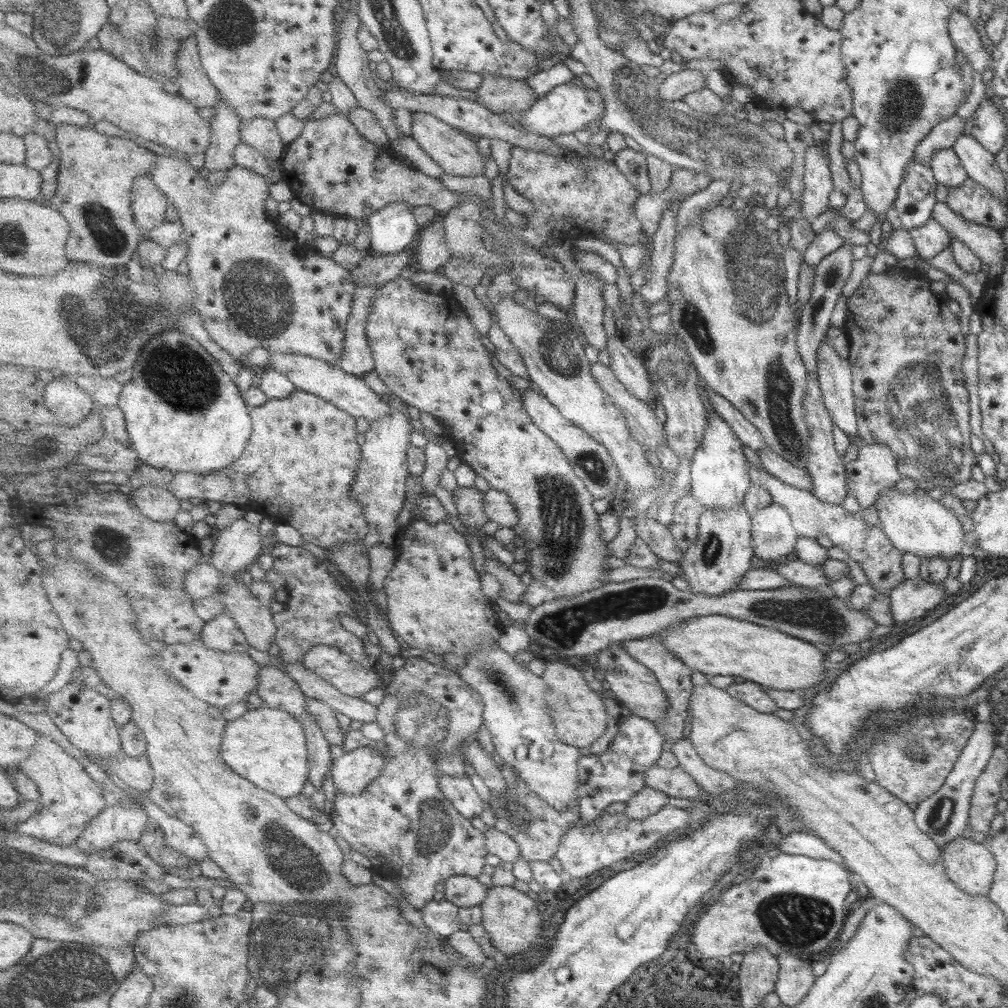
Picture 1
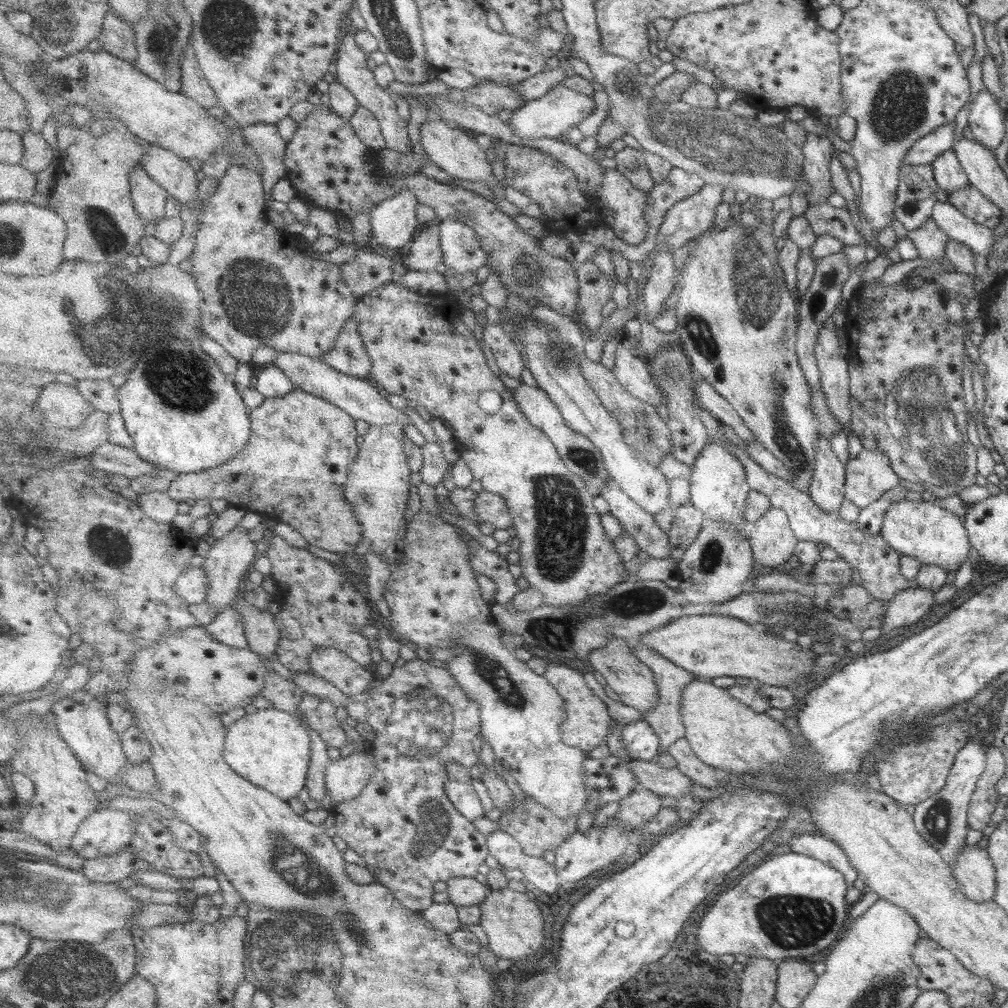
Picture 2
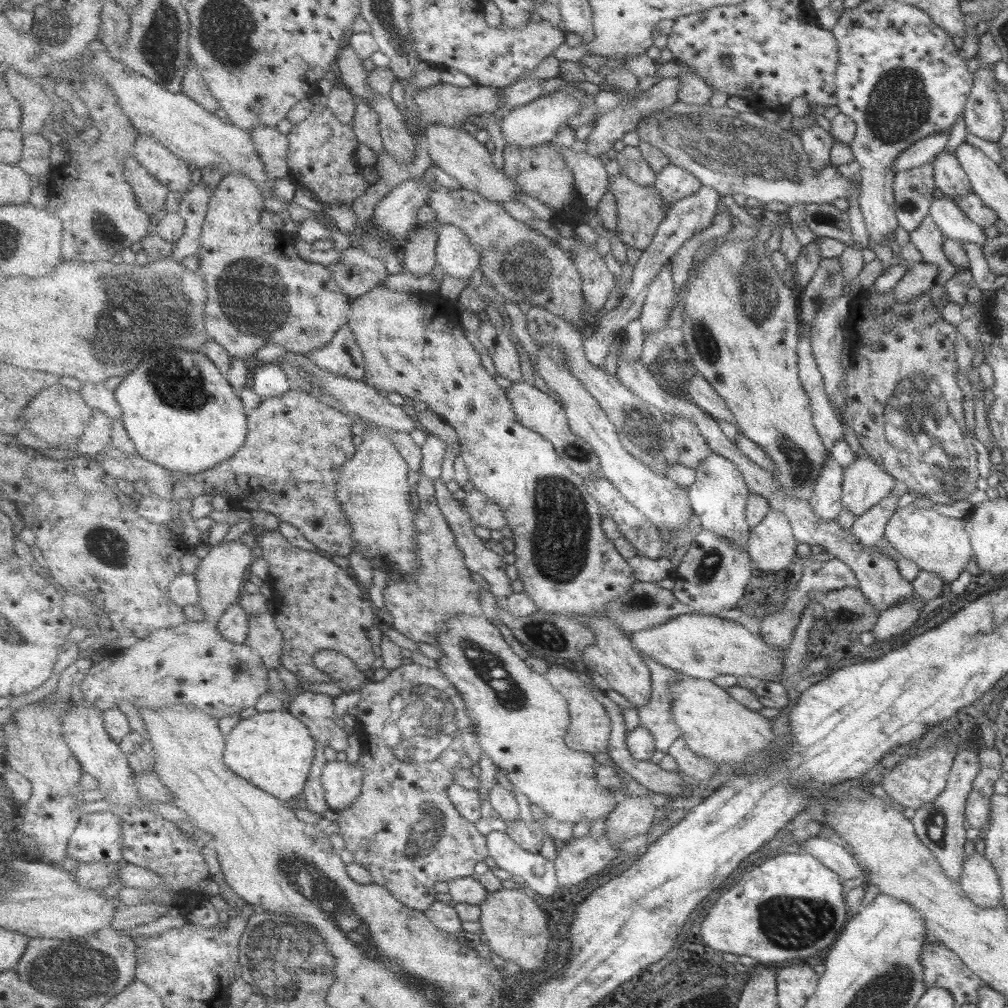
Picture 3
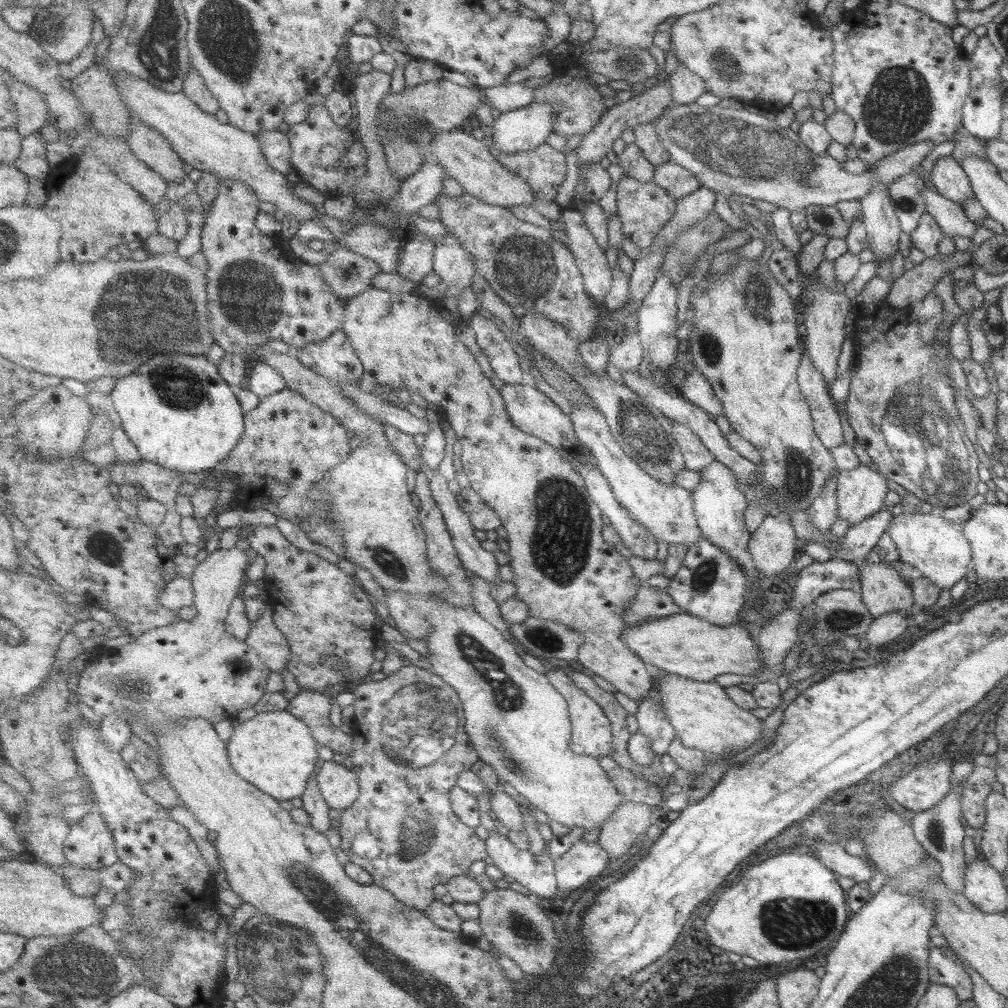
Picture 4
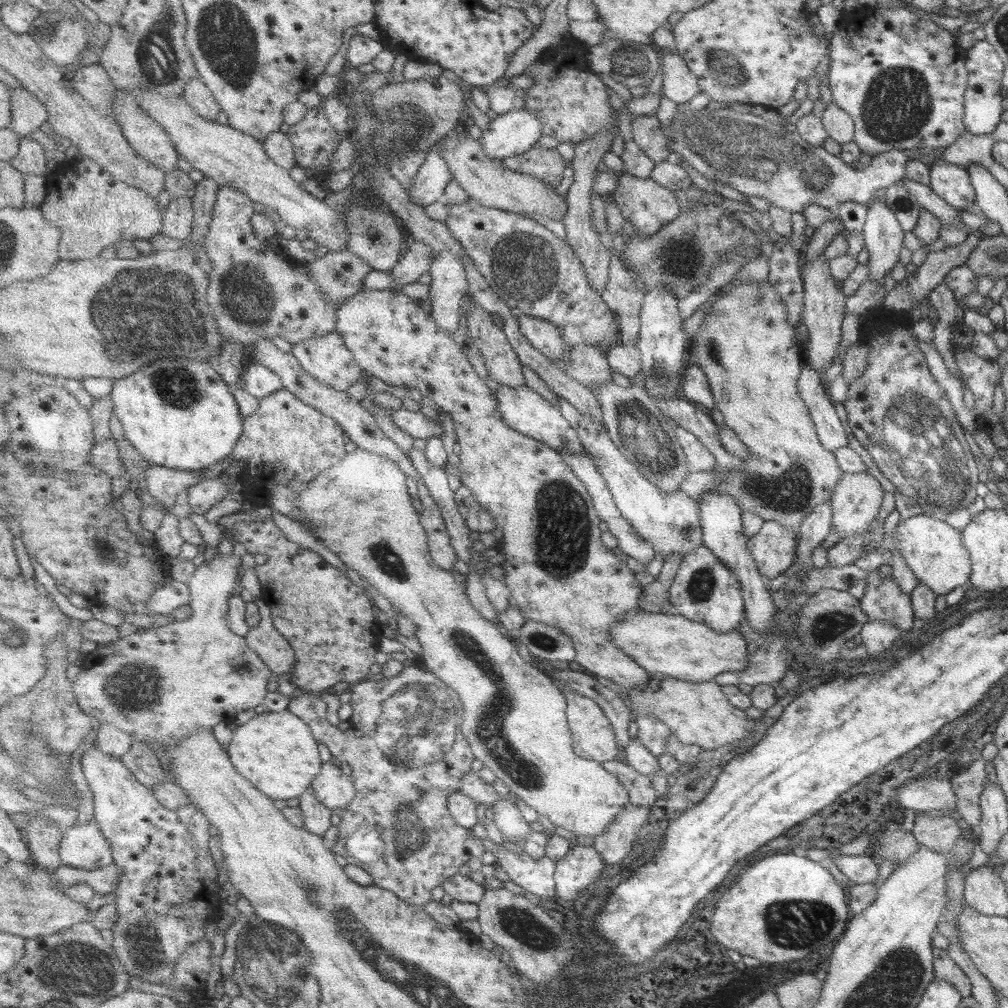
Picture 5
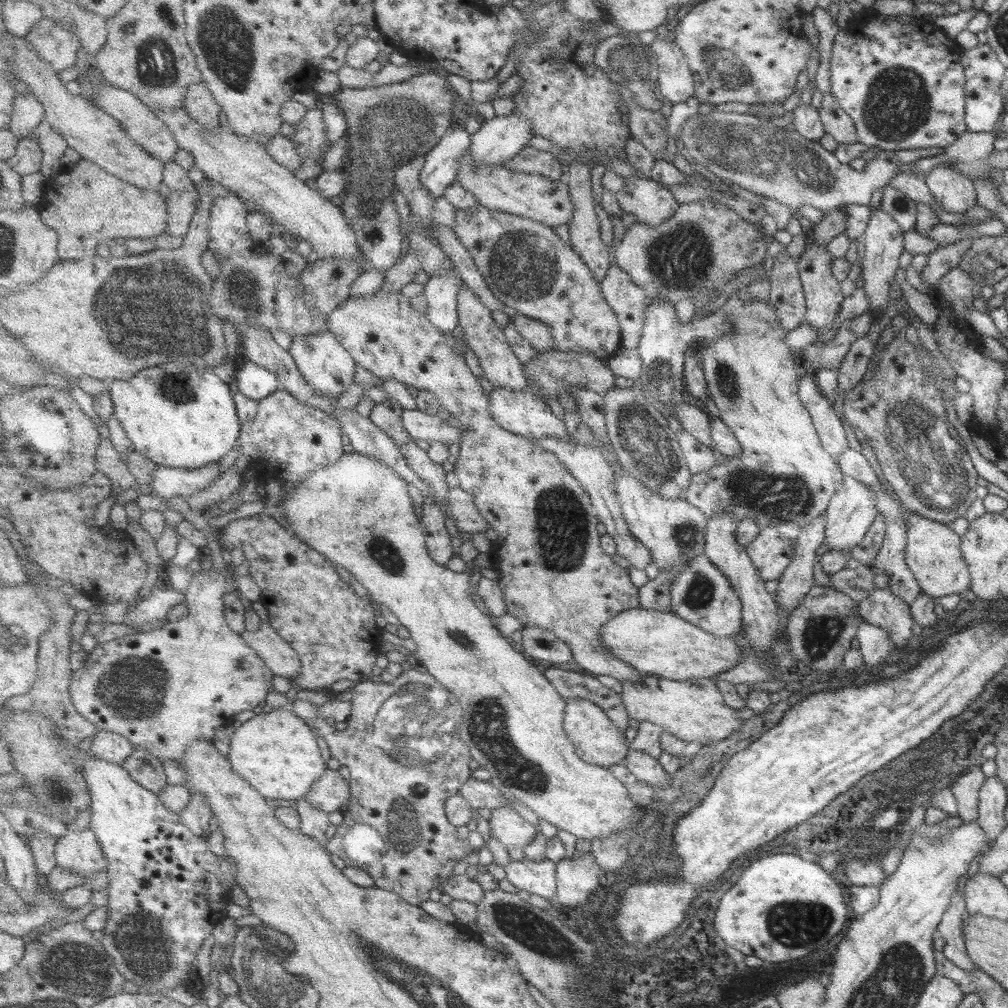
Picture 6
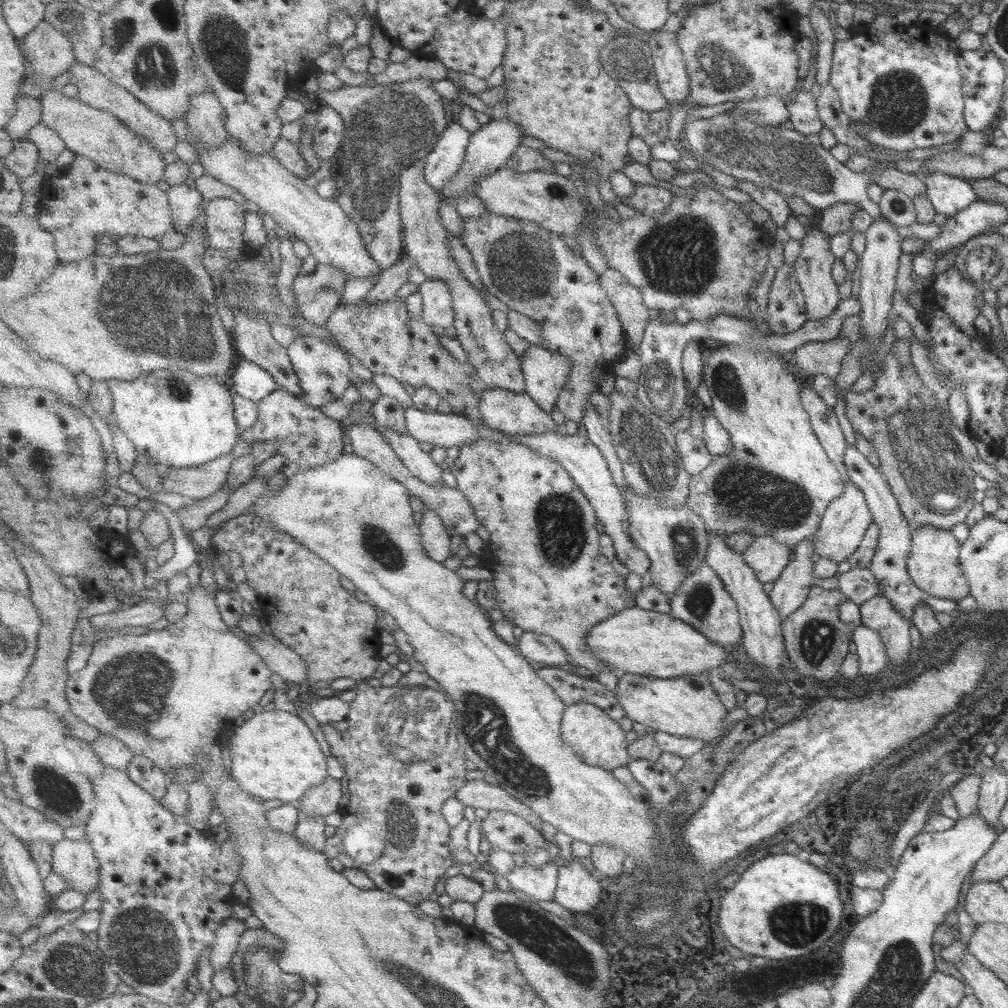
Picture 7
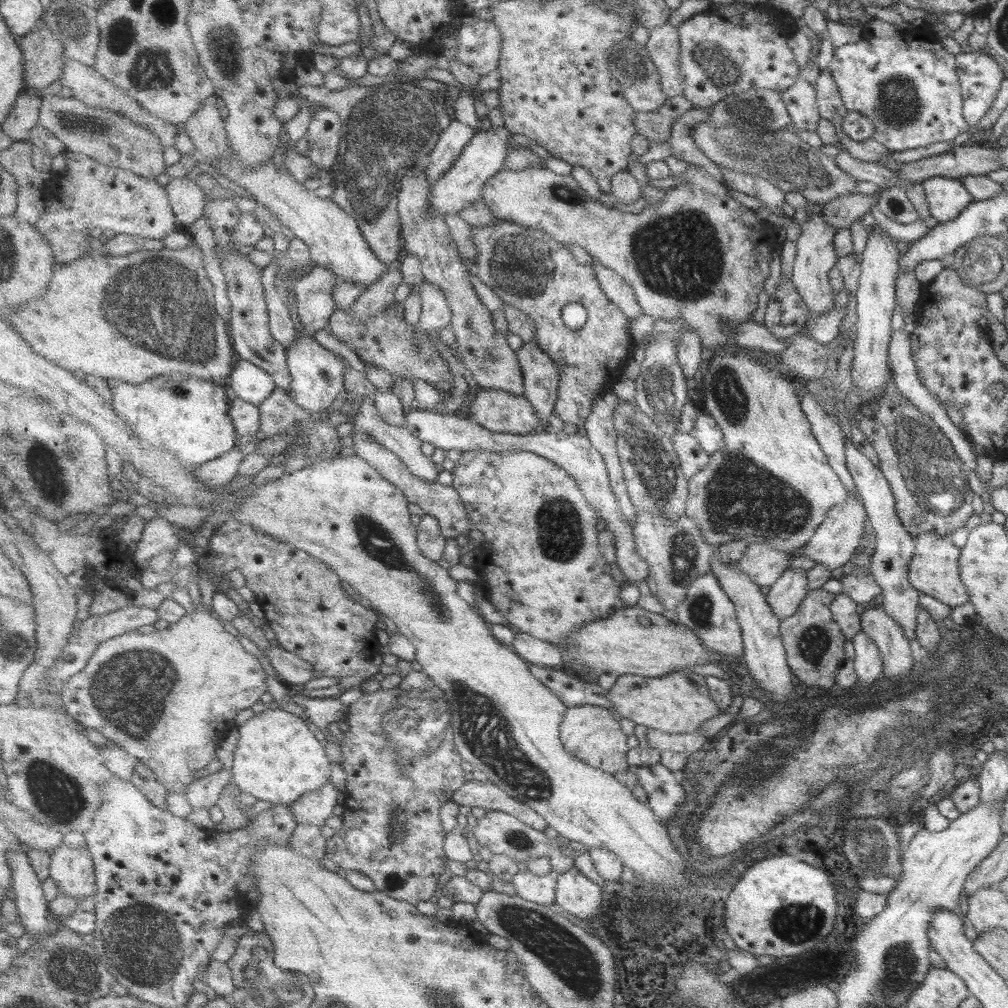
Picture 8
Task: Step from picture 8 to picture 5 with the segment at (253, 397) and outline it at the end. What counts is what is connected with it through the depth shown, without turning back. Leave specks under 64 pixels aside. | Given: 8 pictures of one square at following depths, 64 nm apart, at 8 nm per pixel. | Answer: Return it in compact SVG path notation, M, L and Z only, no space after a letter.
M258 361L250 363L246 373L242 373L245 379L245 388L256 398L266 398L284 389L282 378L268 366L260 364Z

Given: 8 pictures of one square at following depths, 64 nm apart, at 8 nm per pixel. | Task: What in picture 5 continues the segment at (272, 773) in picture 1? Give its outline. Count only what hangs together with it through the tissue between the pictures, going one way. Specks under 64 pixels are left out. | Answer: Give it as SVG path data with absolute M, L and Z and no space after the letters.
M289 708L280 712L263 712L239 725L234 742L230 746L231 759L246 778L250 778L260 790L276 800L301 799L323 773L325 764L320 754L320 740L311 726Z

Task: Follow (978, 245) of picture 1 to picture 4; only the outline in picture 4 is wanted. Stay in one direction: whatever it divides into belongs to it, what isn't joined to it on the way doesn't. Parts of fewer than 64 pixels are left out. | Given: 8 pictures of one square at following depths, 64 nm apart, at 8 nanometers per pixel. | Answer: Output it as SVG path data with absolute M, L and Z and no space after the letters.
M926 187L919 190L919 196L926 204L926 211L934 217L945 235L972 238L976 231L976 224L966 216L961 205L954 204L952 200Z

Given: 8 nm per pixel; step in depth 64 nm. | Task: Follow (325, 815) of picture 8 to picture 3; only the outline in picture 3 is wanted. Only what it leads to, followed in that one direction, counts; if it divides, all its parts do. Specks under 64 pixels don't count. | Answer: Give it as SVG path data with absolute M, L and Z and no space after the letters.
M336 760L326 765L322 780L331 809L343 811L350 809L360 799L366 772L360 760L357 763Z

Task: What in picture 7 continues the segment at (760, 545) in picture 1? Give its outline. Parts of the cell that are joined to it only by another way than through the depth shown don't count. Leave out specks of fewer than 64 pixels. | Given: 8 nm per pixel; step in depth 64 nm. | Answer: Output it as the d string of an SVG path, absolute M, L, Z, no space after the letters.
M760 536L753 540L742 556L746 560L747 566L756 572L756 576L762 585L766 583L774 584L780 577L782 570L791 562L792 549L776 543L772 536Z

